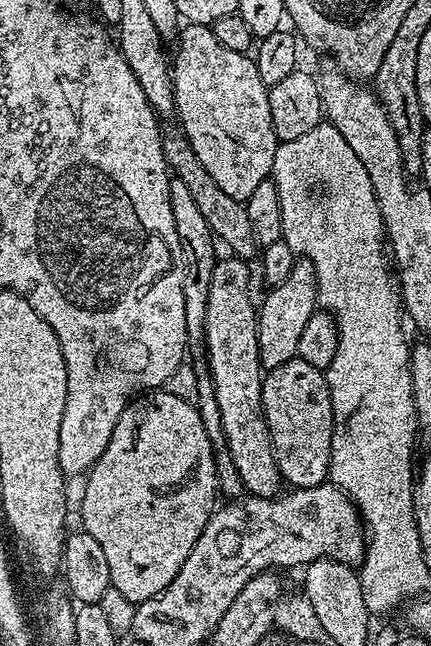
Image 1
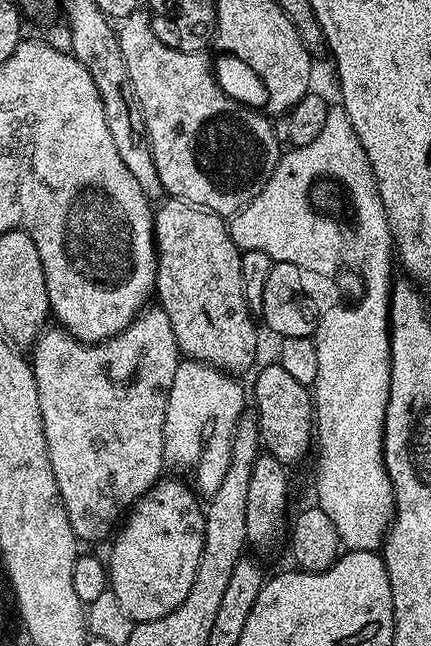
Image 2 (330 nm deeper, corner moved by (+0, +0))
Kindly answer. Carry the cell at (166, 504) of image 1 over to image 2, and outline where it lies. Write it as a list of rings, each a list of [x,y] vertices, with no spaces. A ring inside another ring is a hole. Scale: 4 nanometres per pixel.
[[[169,478],[161,479],[150,489],[150,491],[147,492],[147,494],[144,495],[142,499],[136,501],[136,503],[132,505],[130,511],[127,513],[126,519],[123,521],[122,527],[115,533],[114,539],[111,541],[111,544],[113,543],[112,557],[107,557],[106,560],[108,565],[108,583],[110,585],[110,590],[118,598],[118,603],[122,605],[122,610],[126,610],[126,614],[133,622],[157,620],[166,614],[170,614],[178,606],[182,606],[186,594],[190,594],[190,586],[194,586],[194,574],[198,574],[198,562],[202,558],[202,550],[204,549],[205,509],[202,507],[202,504],[199,504],[201,501],[198,499],[197,493],[193,491],[183,479],[181,479],[182,481],[168,479]]]

